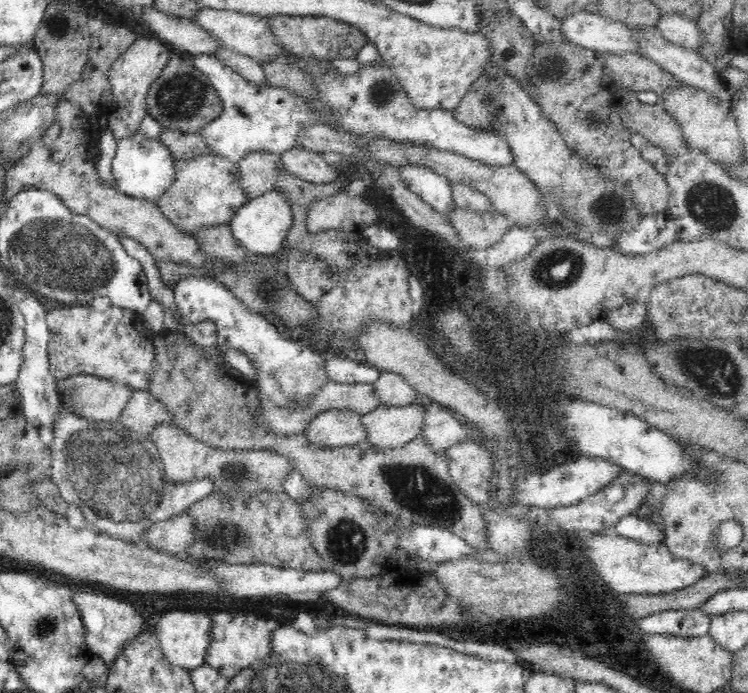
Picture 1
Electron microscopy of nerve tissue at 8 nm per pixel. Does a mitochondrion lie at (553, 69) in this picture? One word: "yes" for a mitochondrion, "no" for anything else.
yes

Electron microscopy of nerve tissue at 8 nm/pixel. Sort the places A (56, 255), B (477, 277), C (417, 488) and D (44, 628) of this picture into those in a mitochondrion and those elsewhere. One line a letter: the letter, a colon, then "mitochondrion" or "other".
A: mitochondrion
B: other
C: mitochondrion
D: mitochondrion

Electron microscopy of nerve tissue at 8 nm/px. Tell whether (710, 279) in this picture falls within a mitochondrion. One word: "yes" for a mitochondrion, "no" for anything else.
no

